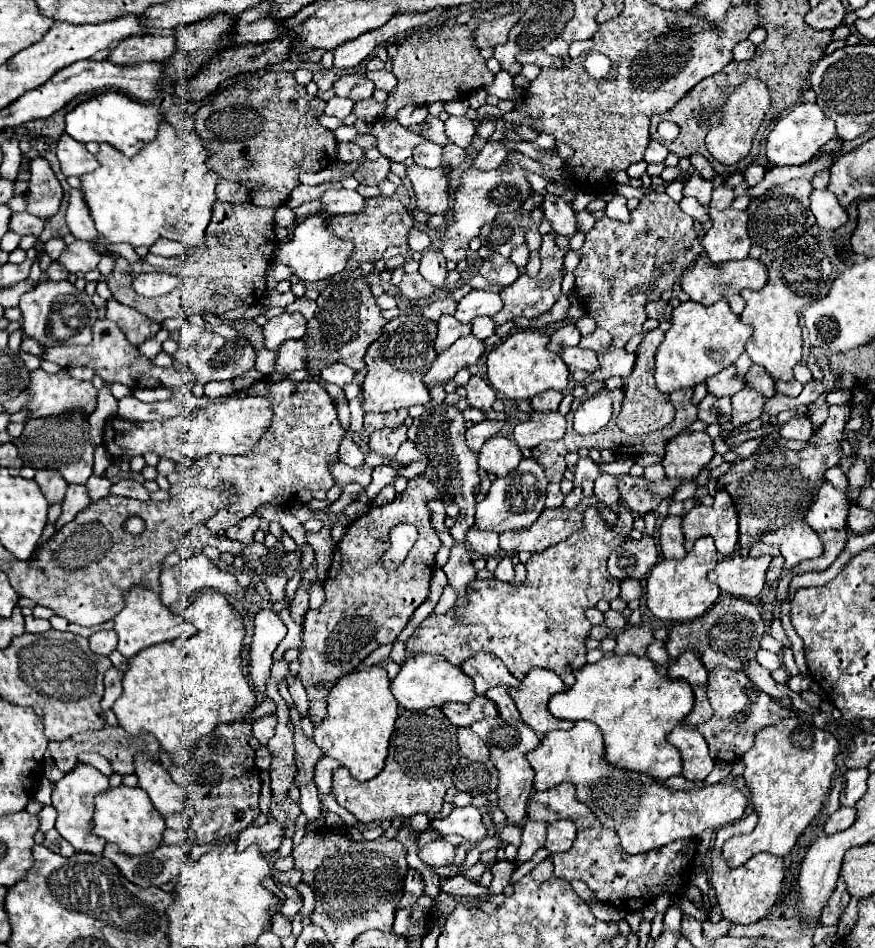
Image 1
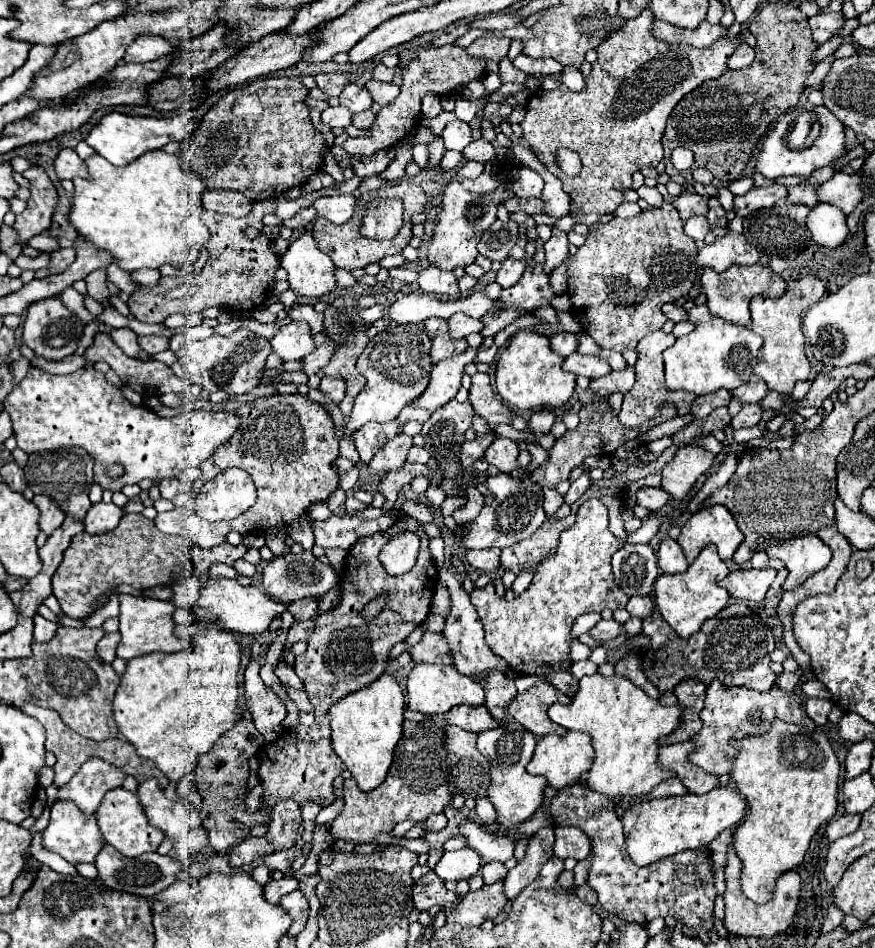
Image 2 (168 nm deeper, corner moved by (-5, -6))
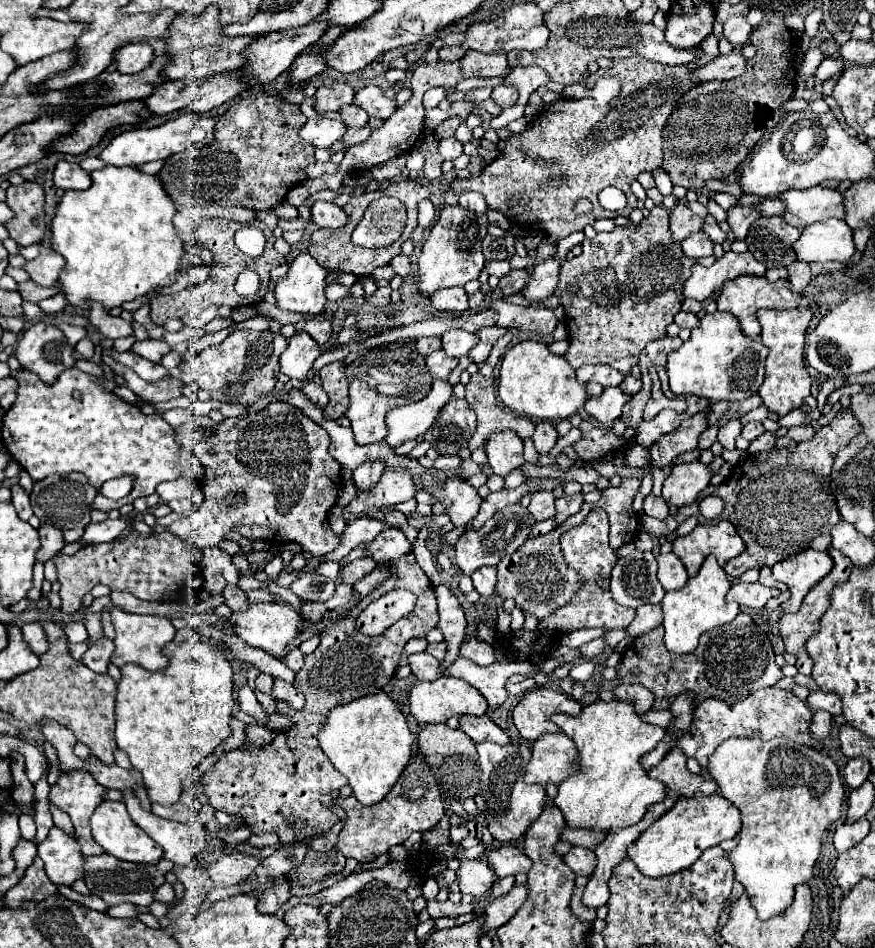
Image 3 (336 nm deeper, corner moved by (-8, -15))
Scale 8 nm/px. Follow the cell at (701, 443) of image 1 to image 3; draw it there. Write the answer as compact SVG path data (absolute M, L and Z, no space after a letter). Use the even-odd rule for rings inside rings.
M700 461L678 463L664 481L662 497L668 505L692 505L698 499L698 493L708 487L712 475L712 469Z

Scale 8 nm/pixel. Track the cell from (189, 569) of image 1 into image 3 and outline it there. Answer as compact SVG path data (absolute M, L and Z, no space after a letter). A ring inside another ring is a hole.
M250 603L246 611L236 611L232 619L234 619L234 631L240 639L244 639L252 647L264 649L266 653L278 659L288 655L288 643L302 633L306 621L300 611L292 609L286 603Z

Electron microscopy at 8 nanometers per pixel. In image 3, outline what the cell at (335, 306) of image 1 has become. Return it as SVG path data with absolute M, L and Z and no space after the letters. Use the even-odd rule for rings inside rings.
M340 361L326 365L320 371L322 387L330 397L330 403L324 407L326 419L338 419L344 415L344 409L348 409L348 379L344 371L346 367Z

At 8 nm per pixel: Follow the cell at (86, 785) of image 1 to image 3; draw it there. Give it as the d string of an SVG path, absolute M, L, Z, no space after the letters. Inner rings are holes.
M58 827L50 829L48 837L38 843L38 857L44 861L46 875L54 885L70 887L84 875L84 861L76 837L66 835Z

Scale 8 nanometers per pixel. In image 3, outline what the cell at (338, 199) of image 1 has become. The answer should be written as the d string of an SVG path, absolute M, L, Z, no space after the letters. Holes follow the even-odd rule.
M316 201L310 207L310 213L312 213L312 223L316 227L338 229L338 227L344 227L344 223L348 221L342 207L334 205L334 203L328 203L328 201Z

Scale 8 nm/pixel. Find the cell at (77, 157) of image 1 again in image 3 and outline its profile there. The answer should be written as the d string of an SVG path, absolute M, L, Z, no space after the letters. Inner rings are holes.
M58 161L54 169L54 185L60 189L88 189L92 185L90 175L78 165L68 161Z

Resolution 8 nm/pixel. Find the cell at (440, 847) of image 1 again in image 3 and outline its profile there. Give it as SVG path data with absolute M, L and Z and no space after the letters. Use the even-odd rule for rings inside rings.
M462 859L462 867L458 869L458 879L460 879L460 893L482 897L498 881L498 875L482 859L476 859L476 861Z

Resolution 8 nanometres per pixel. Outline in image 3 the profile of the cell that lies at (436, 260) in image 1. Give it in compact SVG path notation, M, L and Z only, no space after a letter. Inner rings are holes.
M448 287L444 291L436 291L430 299L432 309L436 311L466 311L468 309L468 295L464 287Z

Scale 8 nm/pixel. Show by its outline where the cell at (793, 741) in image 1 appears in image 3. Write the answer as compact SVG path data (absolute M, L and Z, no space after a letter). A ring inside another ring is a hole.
M726 739L718 751L708 759L708 773L718 785L718 793L732 801L742 813L742 829L738 845L730 851L730 861L736 871L736 881L744 885L758 919L770 919L790 907L794 887L808 883L814 863L820 857L824 831L838 821L844 811L844 781L836 763L812 747L792 743L790 739Z

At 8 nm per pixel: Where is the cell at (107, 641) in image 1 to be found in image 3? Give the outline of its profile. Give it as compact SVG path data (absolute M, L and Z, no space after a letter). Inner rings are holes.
M100 637L100 639L98 639L96 643L92 643L92 645L88 647L88 651L82 655L82 663L84 663L88 669L96 671L96 673L106 673L106 667L108 667L108 663L110 663L110 655L112 655L112 647L114 647L112 639Z

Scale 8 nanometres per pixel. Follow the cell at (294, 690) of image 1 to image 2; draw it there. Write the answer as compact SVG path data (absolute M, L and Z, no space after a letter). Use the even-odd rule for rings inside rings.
M279 660L279 666L277 666L277 676L279 680L287 686L287 688L295 688L295 690L303 690L303 682L299 680L299 676L293 672L291 666L287 666L283 660Z

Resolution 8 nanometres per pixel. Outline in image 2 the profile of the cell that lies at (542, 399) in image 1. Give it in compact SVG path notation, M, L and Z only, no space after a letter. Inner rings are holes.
M537 410L531 414L529 418L529 426L535 434L541 434L541 432L549 432L551 426L555 422L555 414L551 410Z

